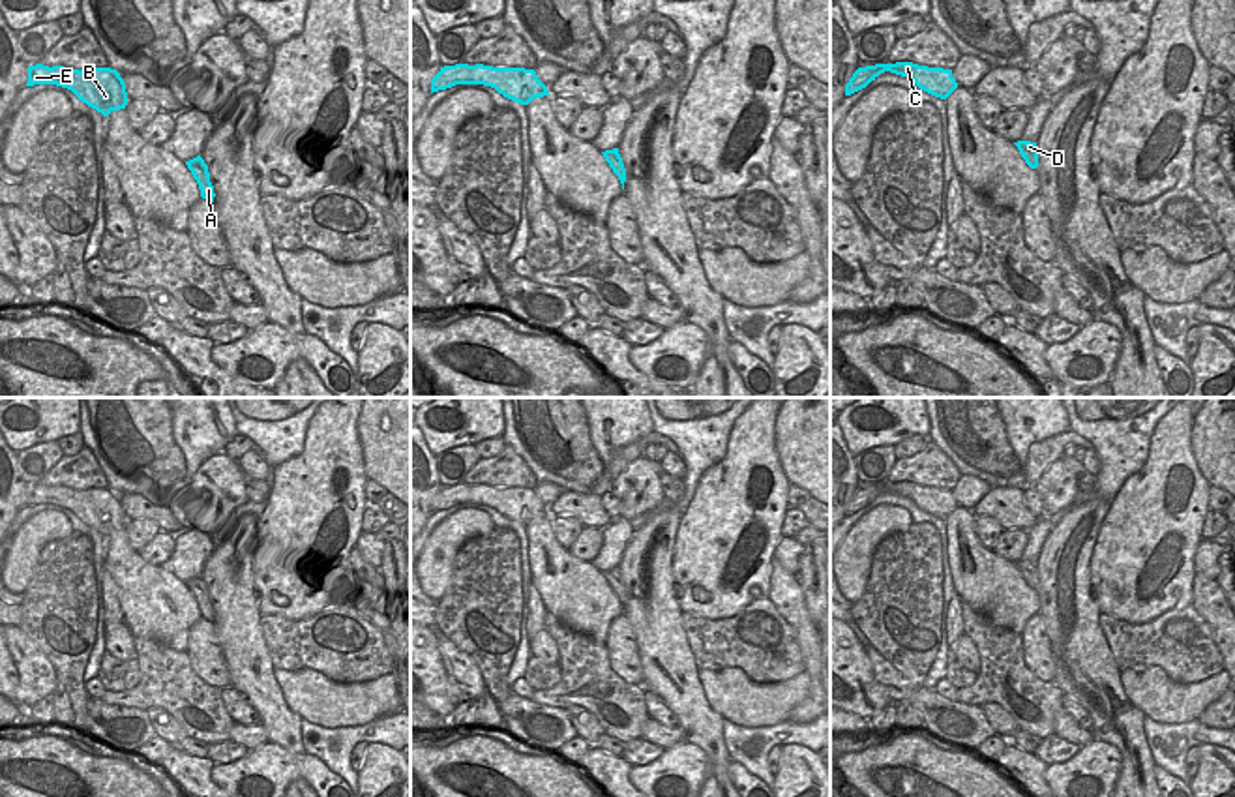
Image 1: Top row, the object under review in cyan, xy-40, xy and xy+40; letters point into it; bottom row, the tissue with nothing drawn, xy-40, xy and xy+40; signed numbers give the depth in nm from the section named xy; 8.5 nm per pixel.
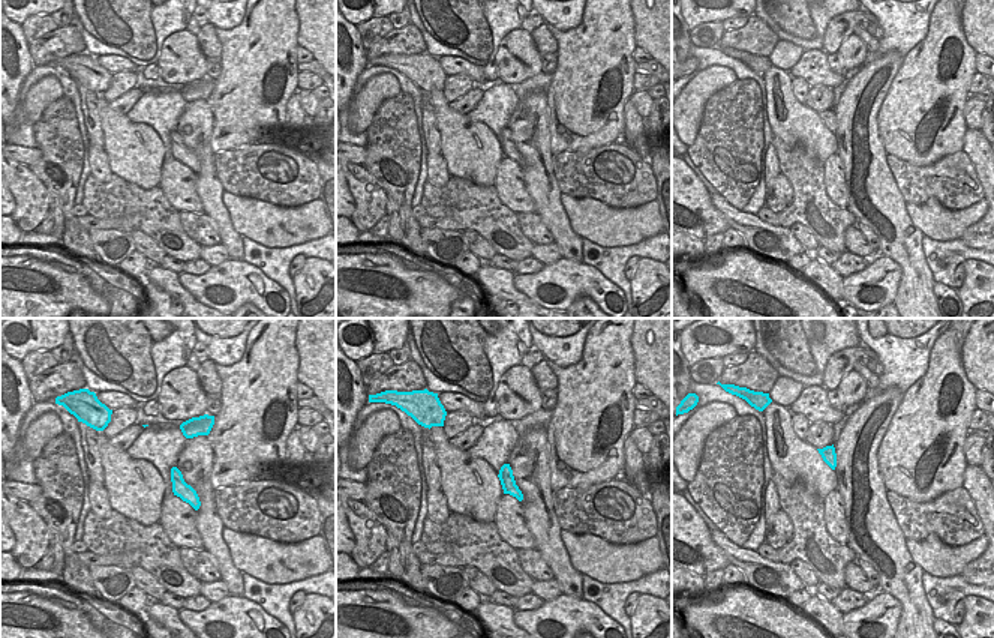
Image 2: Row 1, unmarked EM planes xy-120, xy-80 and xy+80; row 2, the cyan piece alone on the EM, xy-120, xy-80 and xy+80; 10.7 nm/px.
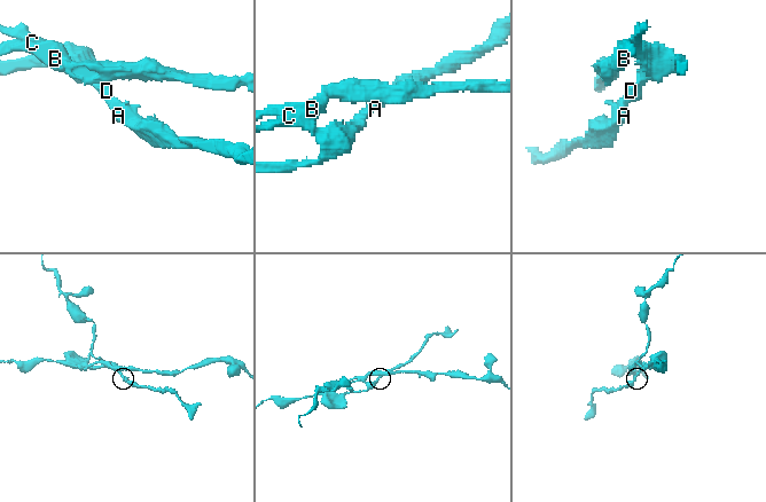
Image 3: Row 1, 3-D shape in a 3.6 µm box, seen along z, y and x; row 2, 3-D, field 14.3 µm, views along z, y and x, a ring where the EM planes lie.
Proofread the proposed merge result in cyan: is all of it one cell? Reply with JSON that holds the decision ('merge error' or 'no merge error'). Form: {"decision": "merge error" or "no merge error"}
{"decision": "merge error"}

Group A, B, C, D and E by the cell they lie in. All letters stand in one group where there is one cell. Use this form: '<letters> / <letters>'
A D / B C E

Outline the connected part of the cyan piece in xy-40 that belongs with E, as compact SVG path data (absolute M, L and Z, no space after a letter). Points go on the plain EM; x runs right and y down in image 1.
M28 486L28 503L34 504L56 504L71 510L82 523L96 529L103 536L109 536L112 531L126 529L127 512L122 508L105 508L101 504L99 493L82 493L79 489L64 488L64 486Z

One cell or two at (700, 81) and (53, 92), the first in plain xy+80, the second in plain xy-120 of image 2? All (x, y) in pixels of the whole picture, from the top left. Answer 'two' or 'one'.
one

